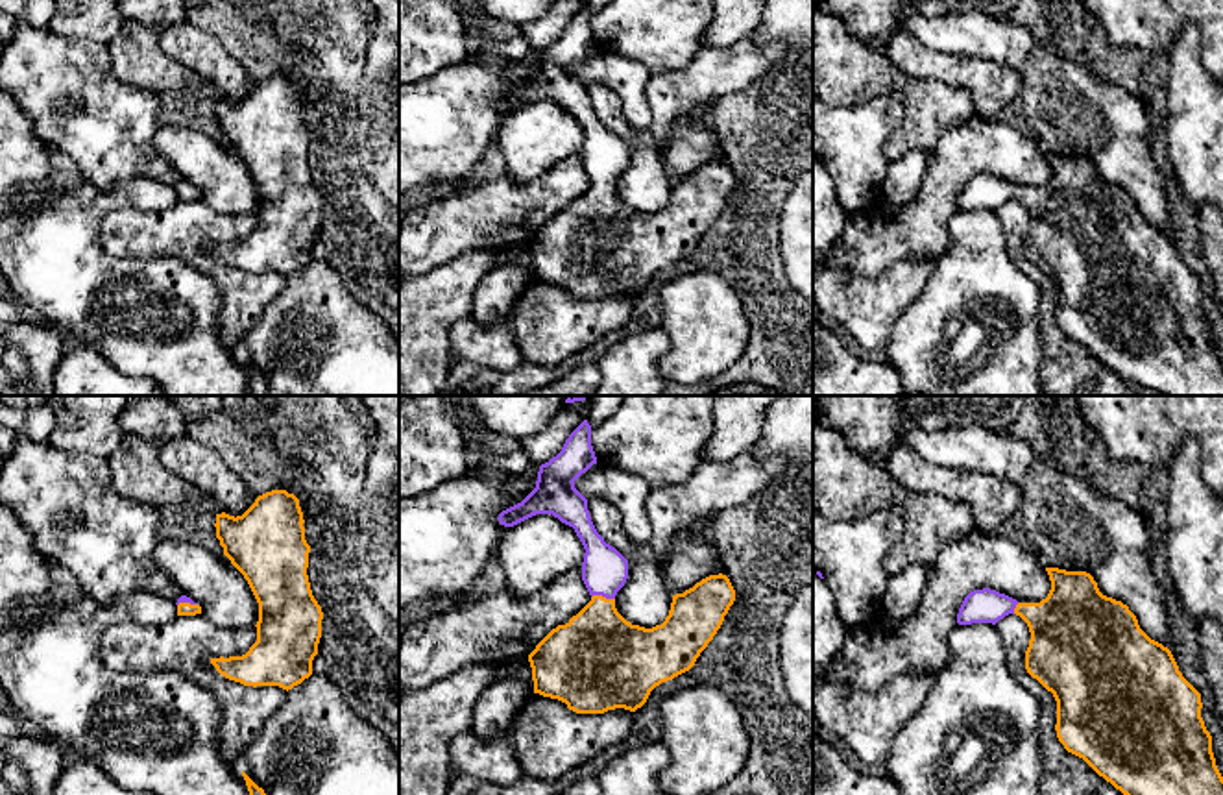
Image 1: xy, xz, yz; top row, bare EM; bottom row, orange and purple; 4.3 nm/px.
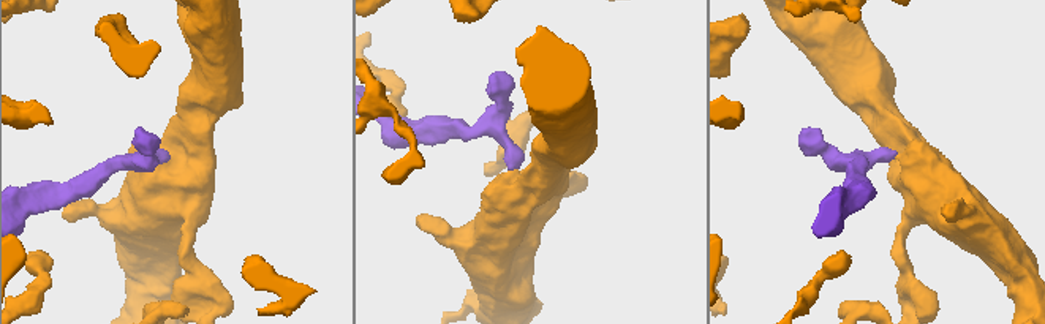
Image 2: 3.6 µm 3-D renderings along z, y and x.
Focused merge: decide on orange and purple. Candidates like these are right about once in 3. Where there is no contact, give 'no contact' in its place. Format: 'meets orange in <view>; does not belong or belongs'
meets orange in xz; belongs

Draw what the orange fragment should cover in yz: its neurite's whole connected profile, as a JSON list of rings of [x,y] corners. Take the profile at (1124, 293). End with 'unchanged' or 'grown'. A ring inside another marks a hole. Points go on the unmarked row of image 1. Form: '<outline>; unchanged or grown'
[[[1046,153],[1051,176],[1040,189],[1018,189],[990,174],[970,177],[959,211],[1020,202],[1031,218],[1025,255],[1057,287],[1057,324],[1129,385],[1162,396],[1223,396],[1223,362],[1201,303],[1201,279],[1182,263],[1168,233],[1151,226],[1127,190],[1099,177],[1086,157]]]; grown

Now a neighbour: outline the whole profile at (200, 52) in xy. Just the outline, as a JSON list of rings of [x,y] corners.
[[[185,18],[163,28],[159,44],[166,55],[211,83],[216,100],[225,98],[236,104],[255,89],[244,67],[211,33]]]

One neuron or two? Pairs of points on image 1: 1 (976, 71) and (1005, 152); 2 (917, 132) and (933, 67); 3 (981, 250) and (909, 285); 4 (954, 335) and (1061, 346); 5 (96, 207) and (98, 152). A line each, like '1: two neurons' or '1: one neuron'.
1: two neurons
2: two neurons
3: two neurons
4: two neurons
5: two neurons

